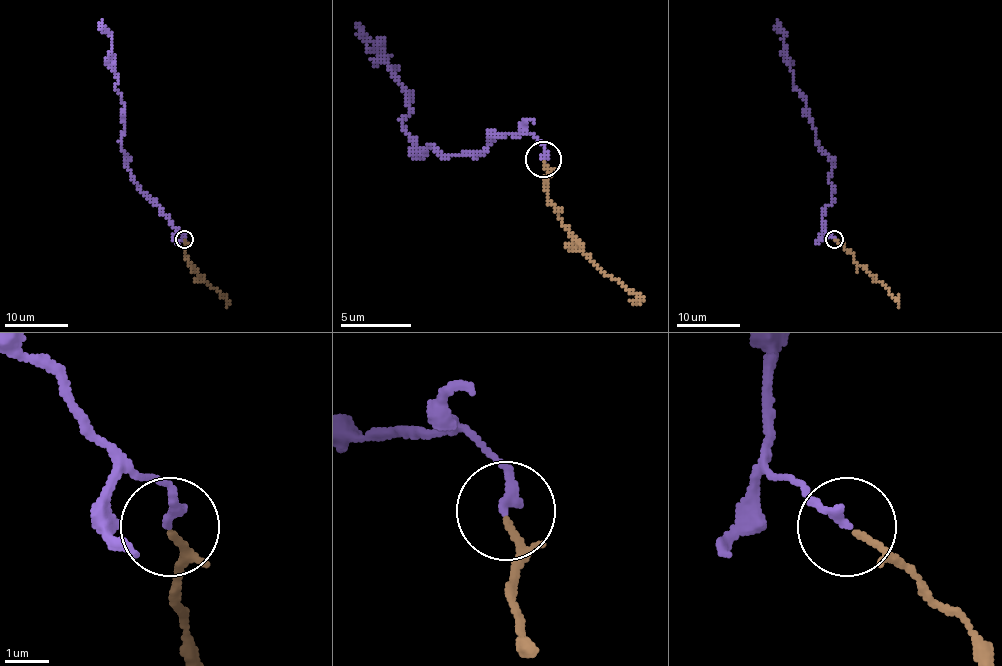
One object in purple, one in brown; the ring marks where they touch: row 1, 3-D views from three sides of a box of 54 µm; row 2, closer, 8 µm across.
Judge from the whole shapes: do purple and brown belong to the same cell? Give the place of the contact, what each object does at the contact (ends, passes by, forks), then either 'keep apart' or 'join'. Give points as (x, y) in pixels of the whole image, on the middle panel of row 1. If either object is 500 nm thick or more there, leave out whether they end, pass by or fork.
at (543, 159); purple ends there; brown passes by; keep apart

